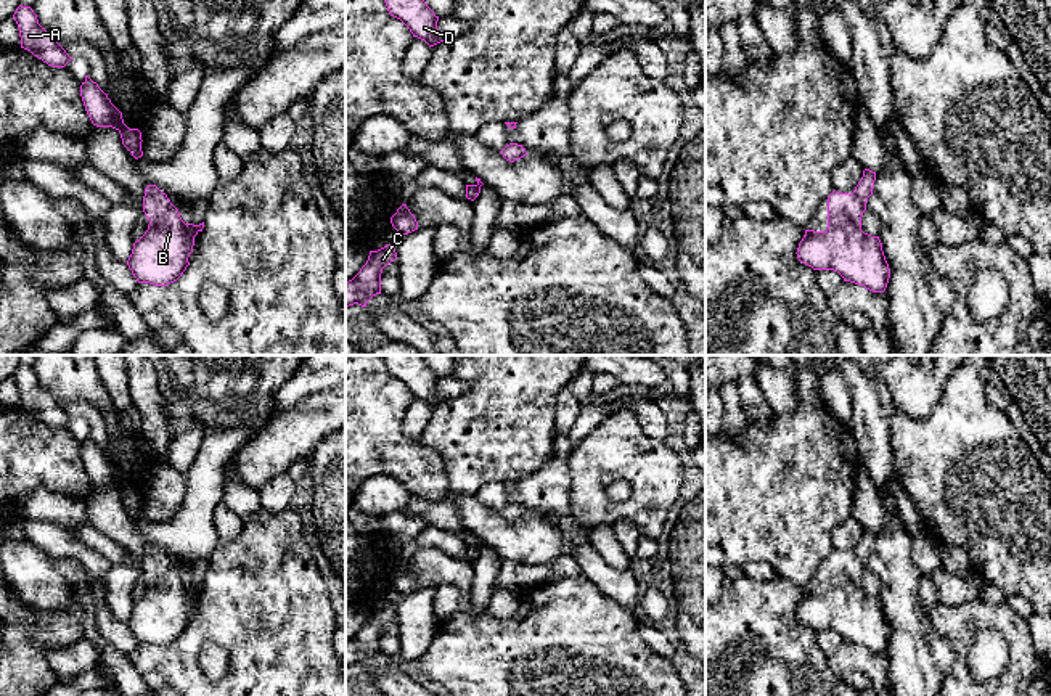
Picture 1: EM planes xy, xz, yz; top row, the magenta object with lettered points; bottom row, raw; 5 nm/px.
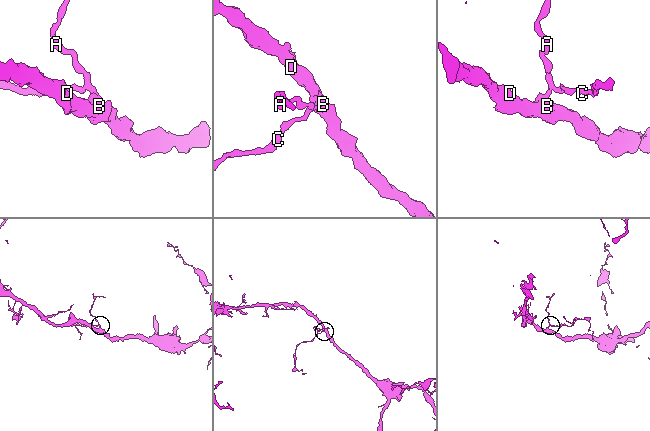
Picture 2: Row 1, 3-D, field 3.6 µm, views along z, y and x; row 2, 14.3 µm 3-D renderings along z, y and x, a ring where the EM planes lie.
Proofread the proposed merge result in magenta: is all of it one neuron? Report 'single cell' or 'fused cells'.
single cell

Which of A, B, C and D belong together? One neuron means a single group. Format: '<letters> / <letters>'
A B C D

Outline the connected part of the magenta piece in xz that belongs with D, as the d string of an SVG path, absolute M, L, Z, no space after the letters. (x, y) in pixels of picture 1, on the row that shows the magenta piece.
M384 0L391 16L400 19L413 34L434 47L447 39L439 29L439 16L424 0Z

